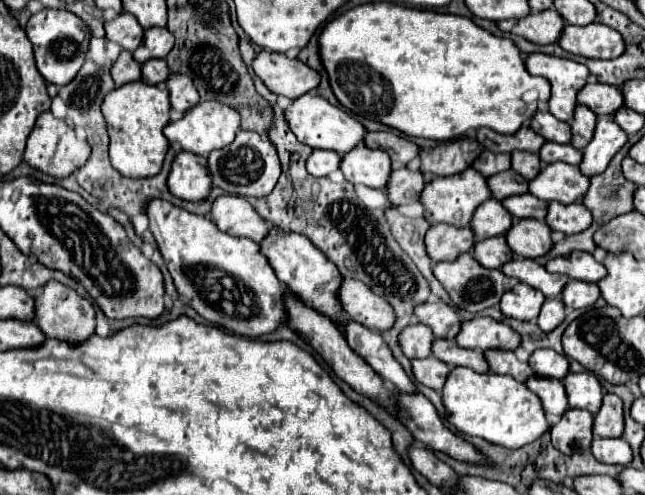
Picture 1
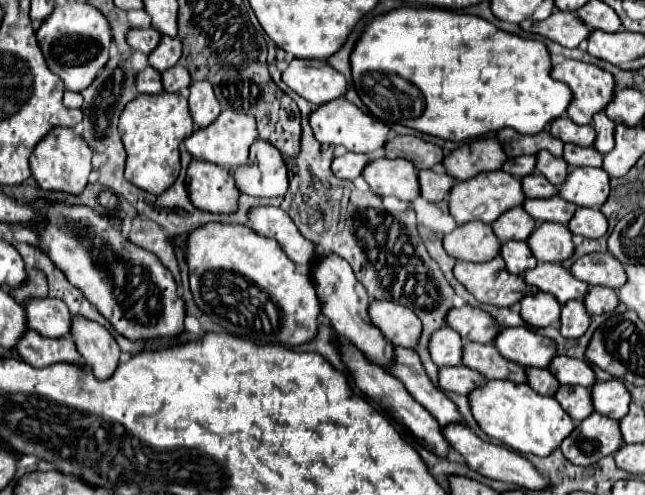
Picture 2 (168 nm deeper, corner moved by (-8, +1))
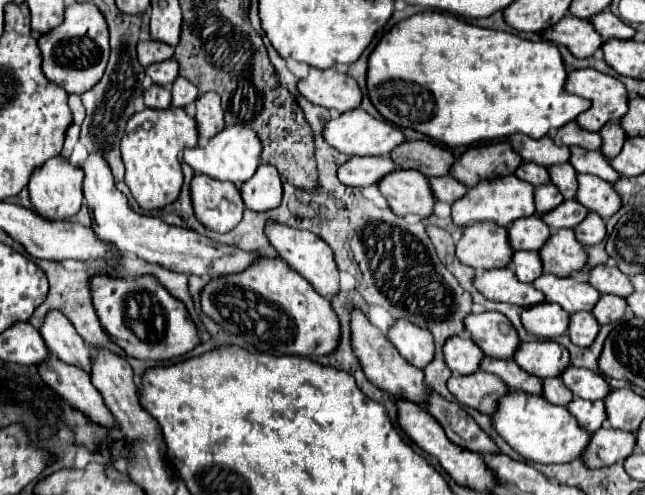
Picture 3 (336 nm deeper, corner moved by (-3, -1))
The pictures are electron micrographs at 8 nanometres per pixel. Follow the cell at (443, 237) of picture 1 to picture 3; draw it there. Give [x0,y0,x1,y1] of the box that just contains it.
[457,222,513,272]

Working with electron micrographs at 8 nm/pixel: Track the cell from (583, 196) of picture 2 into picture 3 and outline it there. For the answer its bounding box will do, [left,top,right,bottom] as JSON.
[577,174,621,220]

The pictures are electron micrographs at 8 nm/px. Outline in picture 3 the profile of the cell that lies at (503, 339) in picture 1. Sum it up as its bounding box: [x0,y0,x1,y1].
[515,340,571,378]

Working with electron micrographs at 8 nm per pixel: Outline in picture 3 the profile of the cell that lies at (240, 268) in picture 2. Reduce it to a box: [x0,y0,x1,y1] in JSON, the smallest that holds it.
[201,256,341,356]

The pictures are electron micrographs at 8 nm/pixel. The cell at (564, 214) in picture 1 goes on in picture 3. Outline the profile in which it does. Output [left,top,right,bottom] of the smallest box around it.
[575,212,605,246]

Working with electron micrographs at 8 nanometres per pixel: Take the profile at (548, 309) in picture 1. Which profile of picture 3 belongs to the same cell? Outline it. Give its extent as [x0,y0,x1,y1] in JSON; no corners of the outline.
[569,312,599,348]

